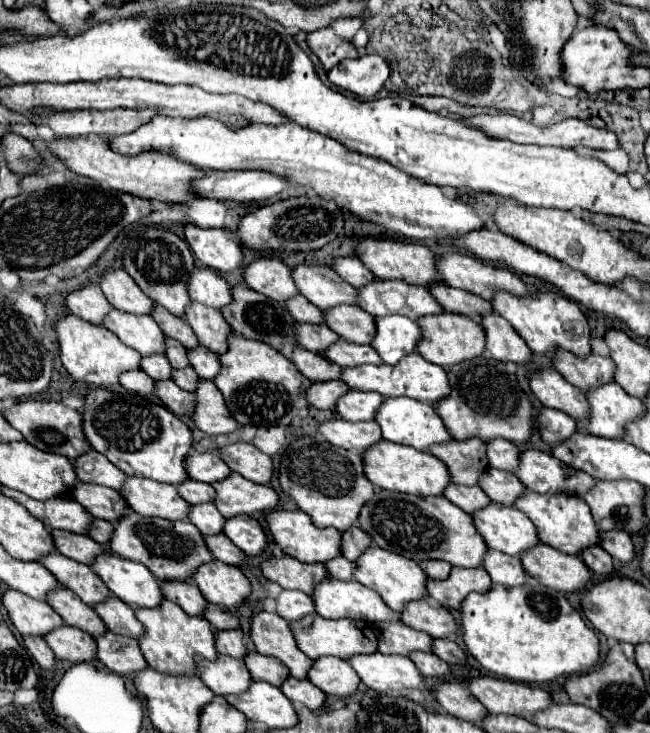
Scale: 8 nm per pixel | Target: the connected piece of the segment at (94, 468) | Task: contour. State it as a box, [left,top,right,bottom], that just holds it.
[75,450,127,490]

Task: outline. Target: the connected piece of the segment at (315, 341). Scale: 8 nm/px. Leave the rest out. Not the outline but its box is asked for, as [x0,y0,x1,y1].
[297,324,341,352]

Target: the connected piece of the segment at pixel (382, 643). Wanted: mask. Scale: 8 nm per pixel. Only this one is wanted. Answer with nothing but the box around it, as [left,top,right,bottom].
[377,624,433,656]

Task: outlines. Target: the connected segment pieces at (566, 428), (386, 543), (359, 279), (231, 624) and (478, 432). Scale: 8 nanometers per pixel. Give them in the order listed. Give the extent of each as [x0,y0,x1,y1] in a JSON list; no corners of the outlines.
[[537,408,577,446],[359,490,489,568],[333,258,377,288],[205,604,239,630],[437,358,535,444]]

